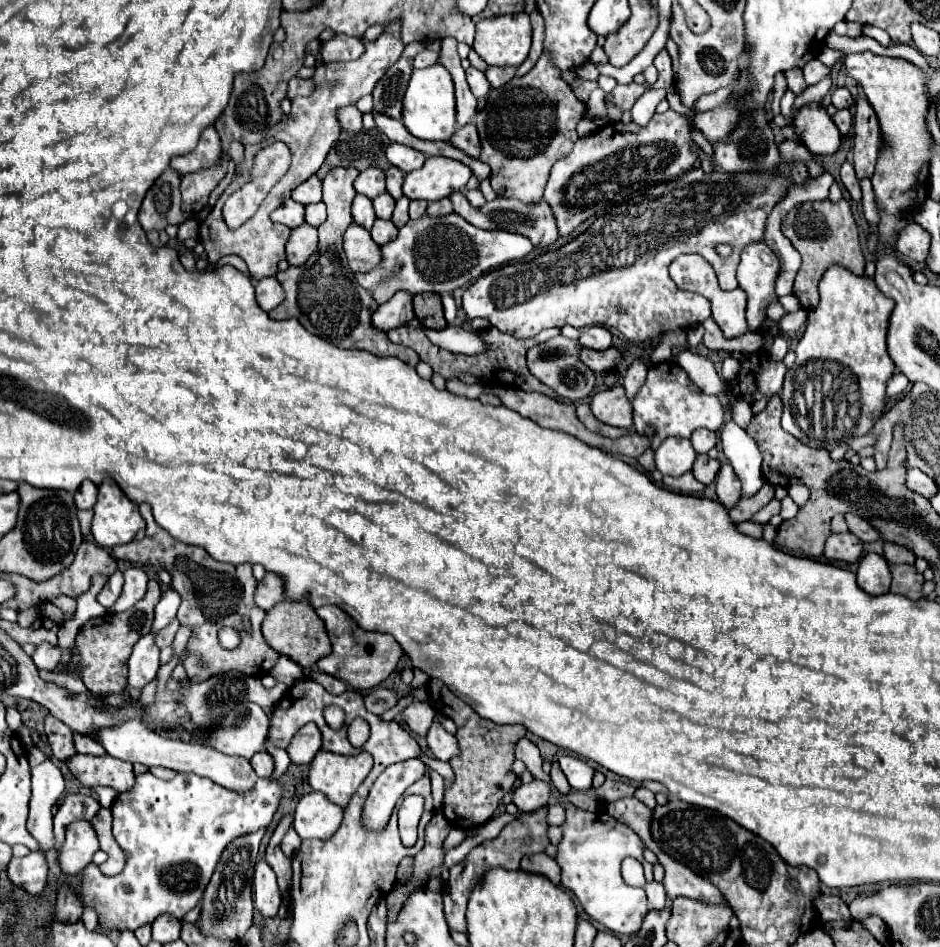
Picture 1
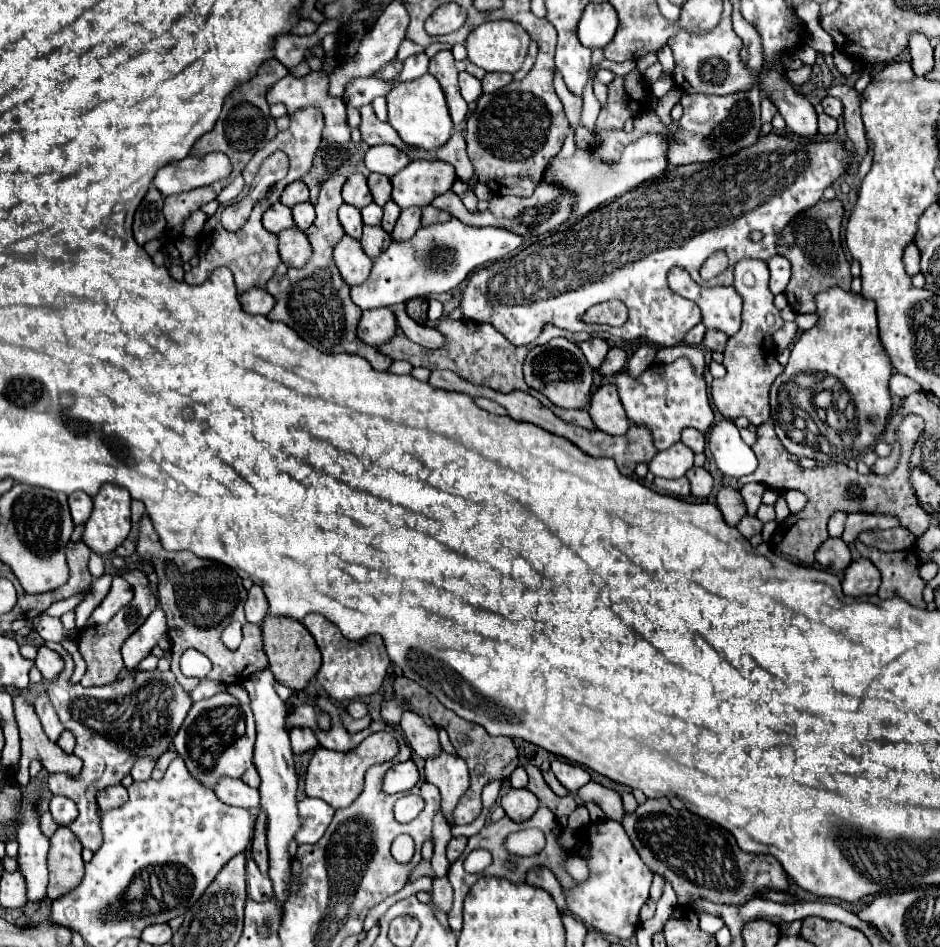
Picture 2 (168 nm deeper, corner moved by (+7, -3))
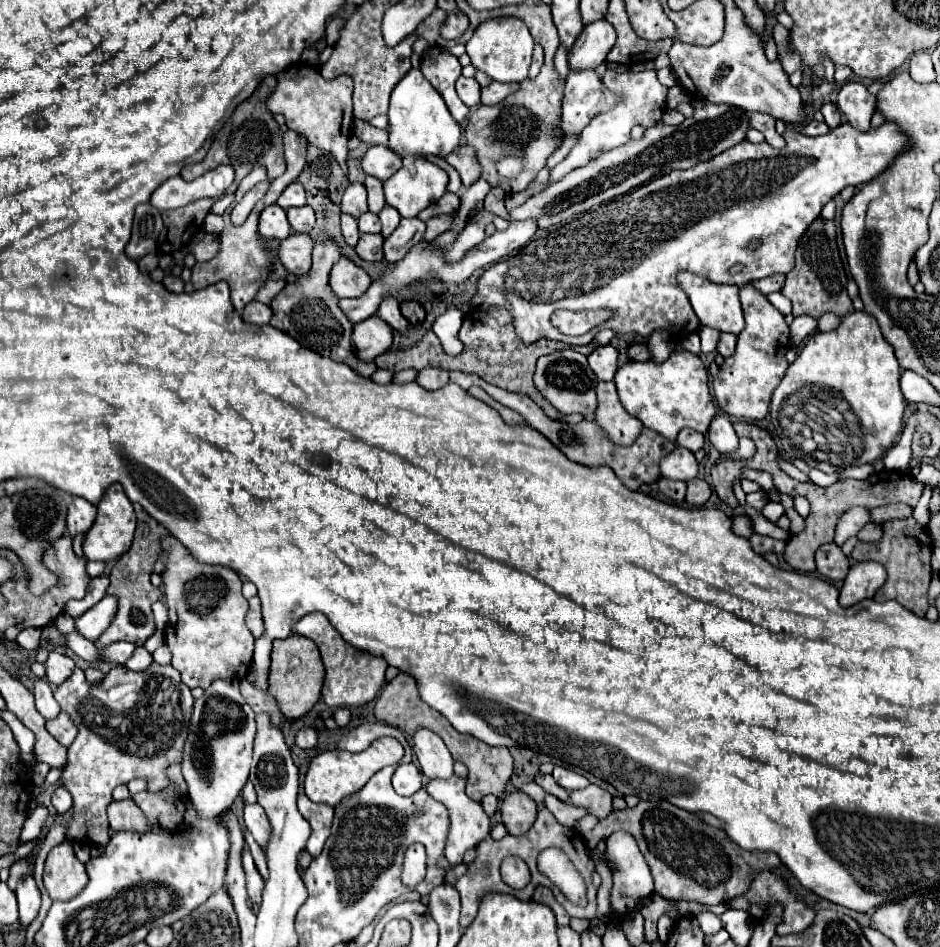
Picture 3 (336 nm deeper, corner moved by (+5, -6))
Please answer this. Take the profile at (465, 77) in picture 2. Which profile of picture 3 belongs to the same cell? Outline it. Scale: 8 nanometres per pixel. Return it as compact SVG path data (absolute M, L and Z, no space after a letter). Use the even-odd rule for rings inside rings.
M459 77L457 79L457 93L459 93L459 97L461 97L461 101L467 105L467 107L475 107L475 105L479 105L479 101L481 101L481 87L479 87L479 83L471 77L471 79L467 79L467 77Z

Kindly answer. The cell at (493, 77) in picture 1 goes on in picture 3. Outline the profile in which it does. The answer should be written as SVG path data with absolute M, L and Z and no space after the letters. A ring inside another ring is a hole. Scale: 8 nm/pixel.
M491 81L491 83L489 83L487 87L483 87L483 91L481 91L481 103L483 103L483 105L497 105L497 103L503 101L511 91L513 91L511 83Z

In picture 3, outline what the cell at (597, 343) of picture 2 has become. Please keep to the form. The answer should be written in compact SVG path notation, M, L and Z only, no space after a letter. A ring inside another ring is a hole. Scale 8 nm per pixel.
M611 345L597 347L587 359L599 381L611 381L617 371L617 349Z

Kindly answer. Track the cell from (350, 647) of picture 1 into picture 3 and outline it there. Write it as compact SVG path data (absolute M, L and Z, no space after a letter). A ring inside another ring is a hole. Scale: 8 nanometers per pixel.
M309 613L301 621L293 625L293 633L299 633L303 637L309 637L321 651L323 663L325 663L325 683L323 683L323 701L331 707L359 707L369 701L373 701L379 693L379 689L385 683L385 669L387 661L383 657L371 655L367 651L359 651L351 647L343 637L337 633L337 629L327 621L323 613Z

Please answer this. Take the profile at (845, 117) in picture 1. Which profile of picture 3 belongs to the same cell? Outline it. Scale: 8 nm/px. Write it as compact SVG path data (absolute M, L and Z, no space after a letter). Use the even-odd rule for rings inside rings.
M809 121L805 127L803 127L803 133L805 135L825 135L825 133L829 133L829 127L823 123L823 121Z

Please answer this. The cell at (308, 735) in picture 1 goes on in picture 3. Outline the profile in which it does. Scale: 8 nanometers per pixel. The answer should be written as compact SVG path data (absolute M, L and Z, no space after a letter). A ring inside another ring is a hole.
M303 727L295 735L295 745L301 749L313 749L317 745L317 731L313 727Z

